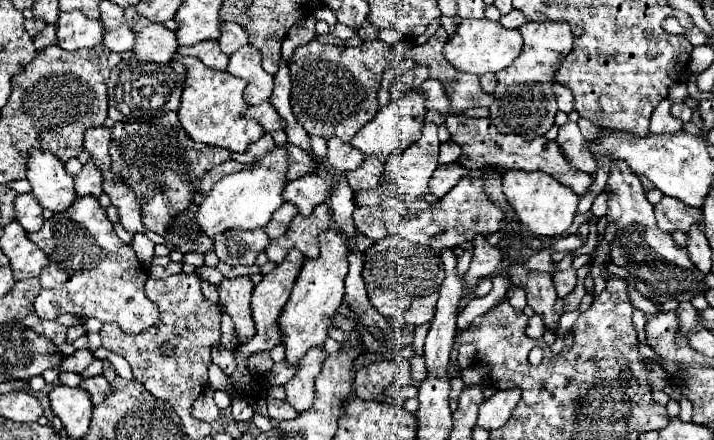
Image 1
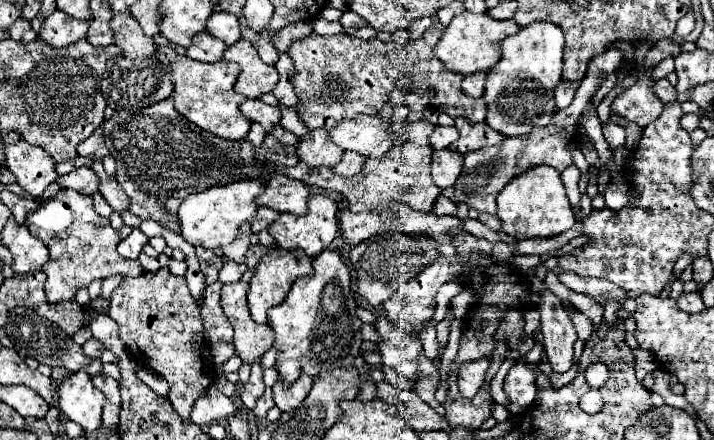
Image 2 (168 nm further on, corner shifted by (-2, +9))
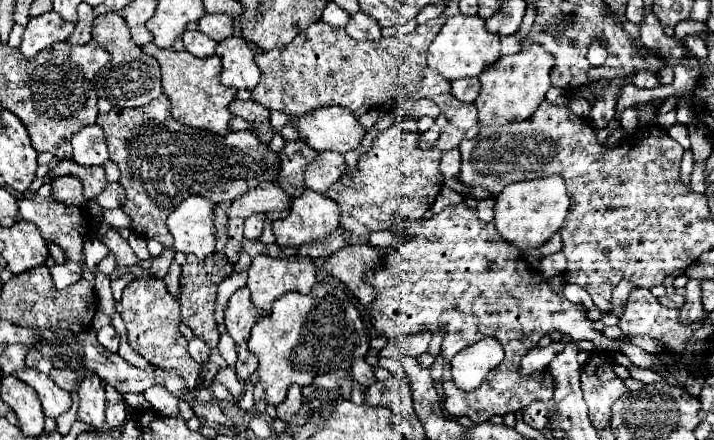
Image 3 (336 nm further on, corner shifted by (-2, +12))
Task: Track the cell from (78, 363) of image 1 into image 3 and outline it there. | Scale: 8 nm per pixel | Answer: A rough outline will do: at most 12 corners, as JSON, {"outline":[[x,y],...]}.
{"outline":[[113,326],[97,332],[99,344],[111,352],[119,350],[119,334]]}

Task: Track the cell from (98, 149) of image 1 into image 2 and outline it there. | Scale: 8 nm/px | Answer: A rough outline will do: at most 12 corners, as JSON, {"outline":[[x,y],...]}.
{"outline":[[97,127],[77,153],[91,159],[109,155],[103,141],[103,129]]}

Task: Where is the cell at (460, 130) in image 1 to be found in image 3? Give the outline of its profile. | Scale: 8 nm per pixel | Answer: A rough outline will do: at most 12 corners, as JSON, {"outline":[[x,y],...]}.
{"outline":[[441,132],[435,148],[447,152],[463,140],[461,132]]}

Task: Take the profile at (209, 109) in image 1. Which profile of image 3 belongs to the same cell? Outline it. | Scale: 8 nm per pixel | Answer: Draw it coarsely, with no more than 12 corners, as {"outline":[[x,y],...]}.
{"outline":[[141,48],[161,66],[171,116],[227,134],[237,90],[219,56]]}

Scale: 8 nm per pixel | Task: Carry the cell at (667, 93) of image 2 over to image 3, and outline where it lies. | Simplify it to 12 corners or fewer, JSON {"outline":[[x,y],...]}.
{"outline":[[637,72],[633,84],[637,88],[655,88],[653,72]]}

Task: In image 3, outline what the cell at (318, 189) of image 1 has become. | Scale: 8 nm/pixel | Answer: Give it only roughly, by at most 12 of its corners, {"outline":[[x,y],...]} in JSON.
{"outline":[[265,182],[233,200],[227,218],[285,210],[291,196]]}

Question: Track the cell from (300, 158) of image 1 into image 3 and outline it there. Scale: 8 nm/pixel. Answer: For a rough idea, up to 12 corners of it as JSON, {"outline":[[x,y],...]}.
{"outline":[[165,94],[99,114],[135,234],[173,248],[191,194],[233,200],[279,174],[245,132],[171,116]]}

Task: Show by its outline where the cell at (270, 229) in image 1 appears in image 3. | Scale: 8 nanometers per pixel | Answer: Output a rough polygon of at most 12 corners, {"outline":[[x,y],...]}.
{"outline":[[265,214],[245,220],[245,238],[259,240]]}

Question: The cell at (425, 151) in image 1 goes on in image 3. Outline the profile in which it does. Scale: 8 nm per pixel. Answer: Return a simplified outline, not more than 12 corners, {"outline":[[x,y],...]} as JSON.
{"outline":[[379,132],[331,184],[349,244],[417,220],[443,186],[441,150]]}

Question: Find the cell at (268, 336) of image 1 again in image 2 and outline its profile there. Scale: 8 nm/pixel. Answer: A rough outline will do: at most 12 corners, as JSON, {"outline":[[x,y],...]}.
{"outline":[[303,249],[265,253],[255,267],[249,309],[267,323],[297,277],[311,275]]}

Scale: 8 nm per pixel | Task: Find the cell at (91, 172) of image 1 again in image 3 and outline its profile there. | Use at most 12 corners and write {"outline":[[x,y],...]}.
{"outline":[[75,176],[51,184],[53,198],[65,206],[83,206]]}

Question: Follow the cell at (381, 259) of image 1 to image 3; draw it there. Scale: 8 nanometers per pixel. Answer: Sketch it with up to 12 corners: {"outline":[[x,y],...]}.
{"outline":[[345,246],[323,262],[367,306],[375,298],[363,280],[383,264],[381,248]]}

